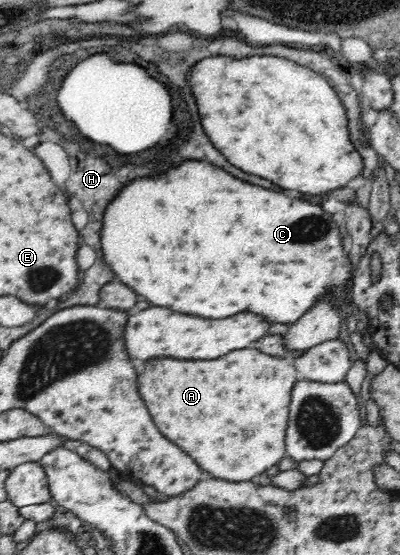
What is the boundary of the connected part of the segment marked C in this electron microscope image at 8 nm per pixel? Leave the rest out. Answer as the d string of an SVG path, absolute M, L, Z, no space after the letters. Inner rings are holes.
M183 161L177 167L171 167L167 173L157 175L157 177L143 177L143 179L135 179L133 187L129 185L125 189L125 193L121 195L121 189L117 195L112 195L107 203L103 213L103 225L101 225L101 251L103 259L107 261L107 265L113 269L113 273L127 285L131 287L135 293L143 295L147 301L151 301L153 305L159 307L169 307L173 311L185 311L189 315L199 315L205 319L223 319L227 315L235 315L241 311L253 311L257 315L263 315L265 319L273 321L273 323L295 323L307 309L311 309L315 305L317 299L321 299L327 291L336 293L336 302L343 305L343 291L349 280L353 280L353 271L349 258L347 258L347 250L341 244L341 225L338 219L325 212L317 204L313 204L309 198L289 199L277 191L269 191L251 183L245 183L233 175L227 175L225 171L221 171L219 167L205 163L205 161Z

